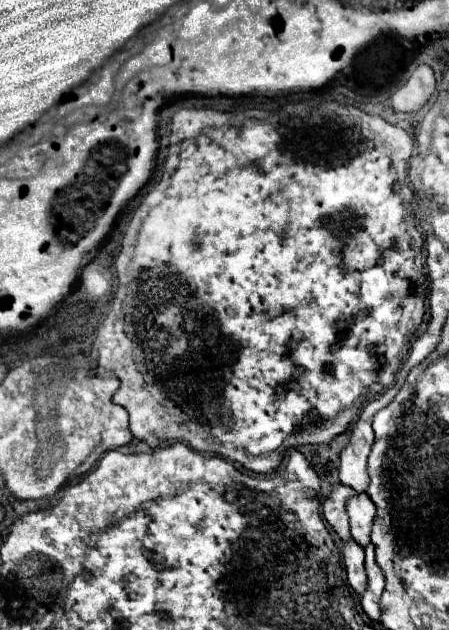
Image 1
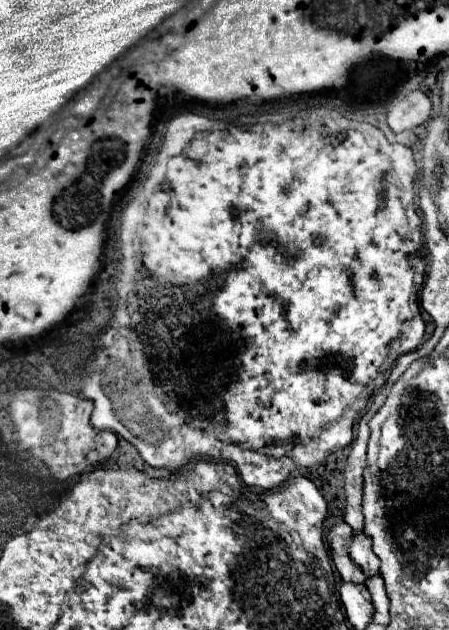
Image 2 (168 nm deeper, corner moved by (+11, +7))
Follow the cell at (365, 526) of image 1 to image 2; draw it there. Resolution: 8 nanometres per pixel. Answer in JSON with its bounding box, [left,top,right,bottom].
[349,530,379,572]

